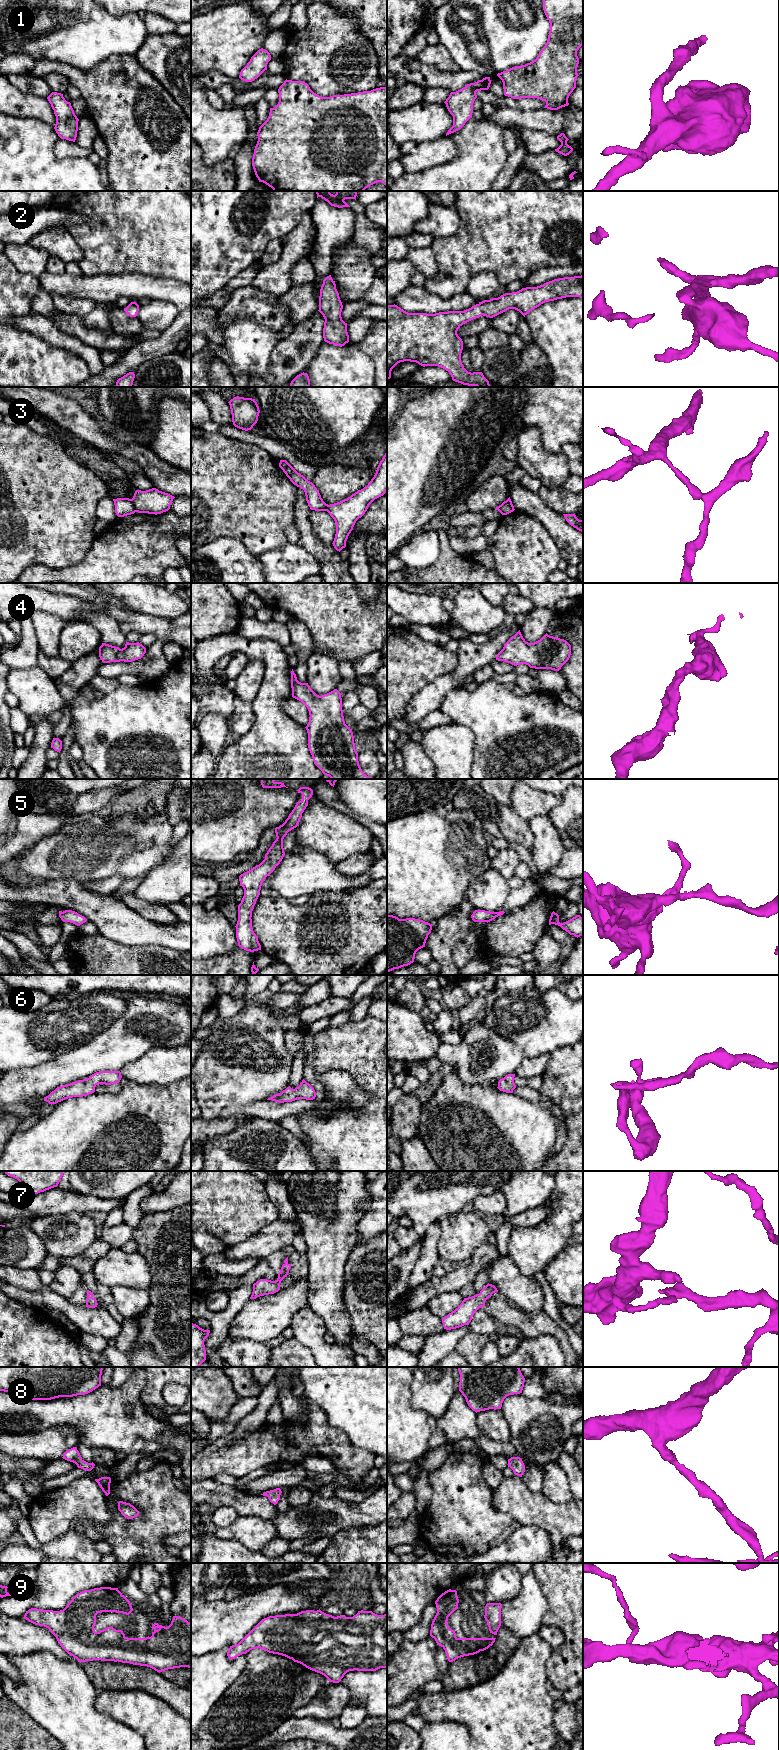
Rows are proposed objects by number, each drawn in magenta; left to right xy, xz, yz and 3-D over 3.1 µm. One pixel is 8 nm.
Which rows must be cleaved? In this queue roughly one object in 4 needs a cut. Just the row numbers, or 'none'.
3

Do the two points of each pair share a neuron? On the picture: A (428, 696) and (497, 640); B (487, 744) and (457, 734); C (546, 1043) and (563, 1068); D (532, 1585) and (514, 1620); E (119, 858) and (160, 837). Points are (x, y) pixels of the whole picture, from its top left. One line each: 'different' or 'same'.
A: same
B: different
C: different
D: same
E: same

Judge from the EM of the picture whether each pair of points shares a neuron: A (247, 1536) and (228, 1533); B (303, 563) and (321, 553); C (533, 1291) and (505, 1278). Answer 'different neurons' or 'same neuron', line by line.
A: same neuron
B: different neurons
C: same neuron

